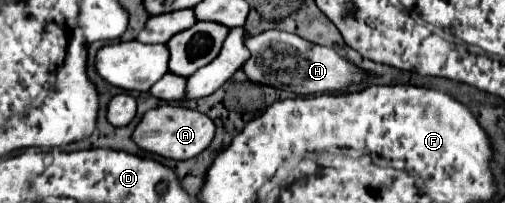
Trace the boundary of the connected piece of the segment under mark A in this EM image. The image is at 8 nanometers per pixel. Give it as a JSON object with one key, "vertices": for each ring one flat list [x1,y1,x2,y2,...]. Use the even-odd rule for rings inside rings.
{"vertices":[[165,104,149,110,133,132,133,140,143,150,149,150,153,154,161,154,173,160,187,160,201,154,213,142,213,138,215,138,215,122,211,122,207,114,185,106,173,106,173,104]]}

